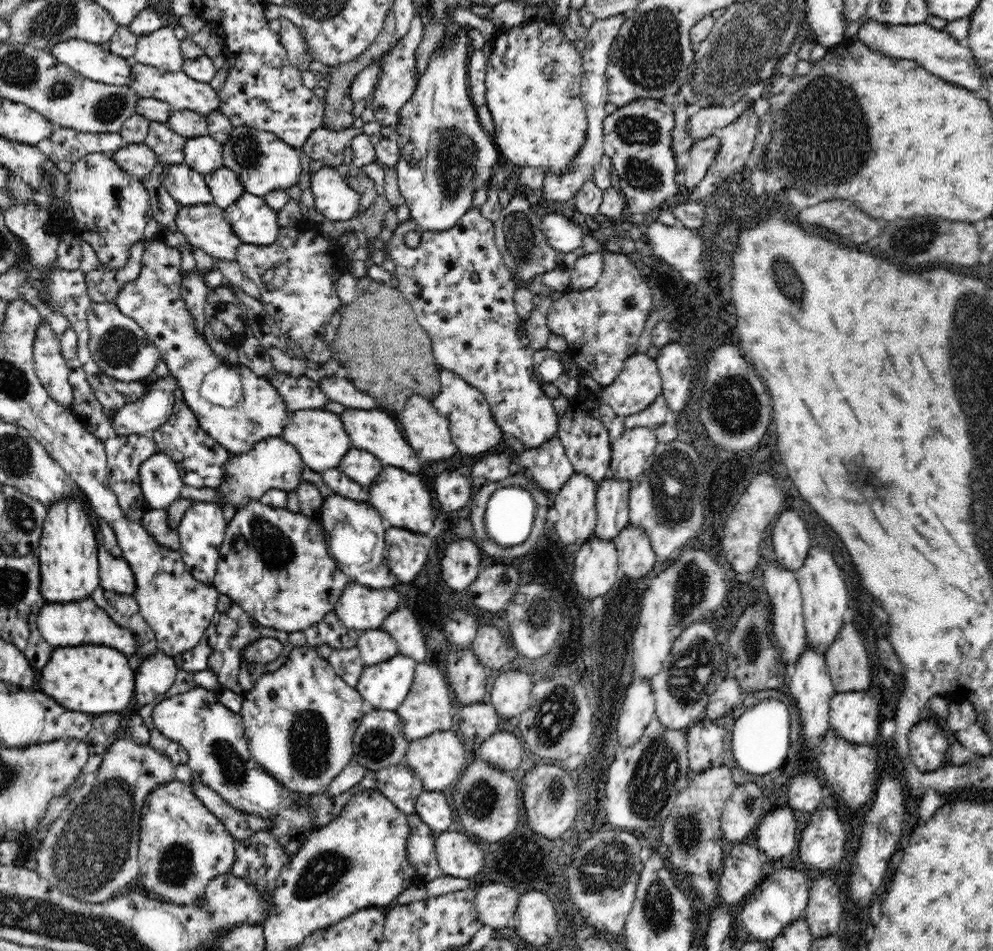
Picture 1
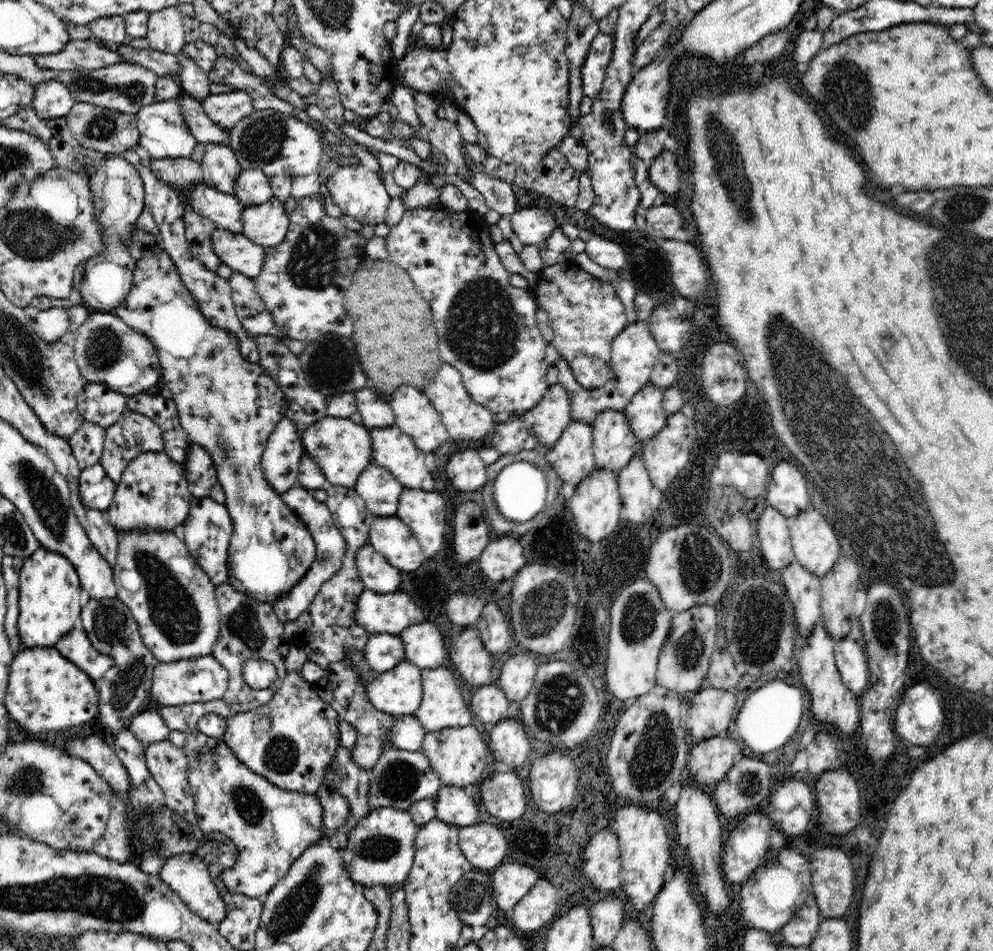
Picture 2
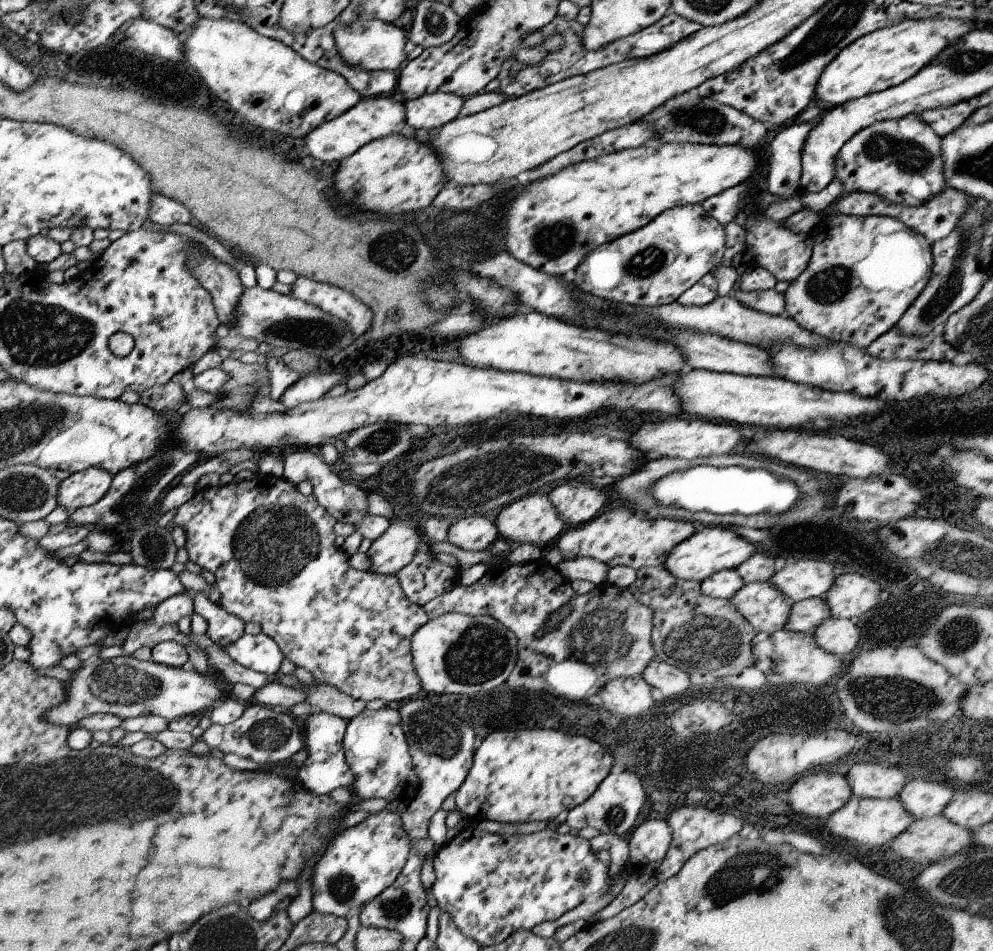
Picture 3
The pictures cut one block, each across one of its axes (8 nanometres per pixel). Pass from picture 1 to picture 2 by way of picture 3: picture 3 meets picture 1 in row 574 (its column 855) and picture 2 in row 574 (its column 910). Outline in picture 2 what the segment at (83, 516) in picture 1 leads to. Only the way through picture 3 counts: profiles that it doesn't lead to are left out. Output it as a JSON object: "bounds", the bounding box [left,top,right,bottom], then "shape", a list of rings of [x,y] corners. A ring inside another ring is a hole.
{"bounds":[18,548,84,648],"shape":[[[38,548],[20,570],[20,618],[18,618],[18,636],[20,642],[28,648],[54,648],[56,642],[74,630],[76,618],[80,618],[84,608],[84,588],[80,576],[72,564],[58,552]]]}

